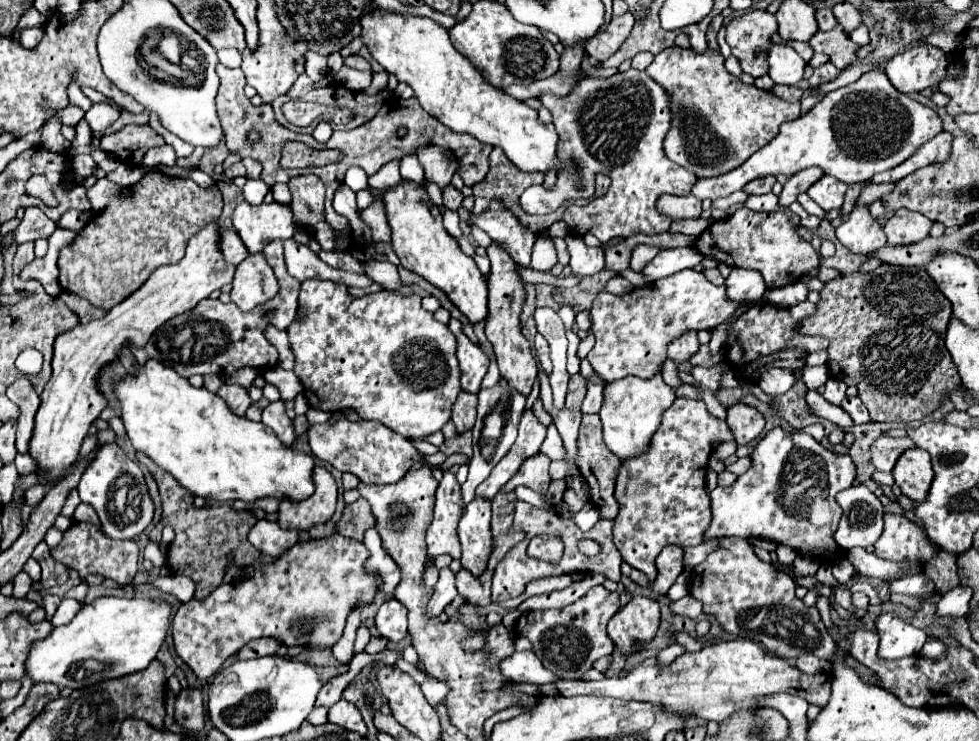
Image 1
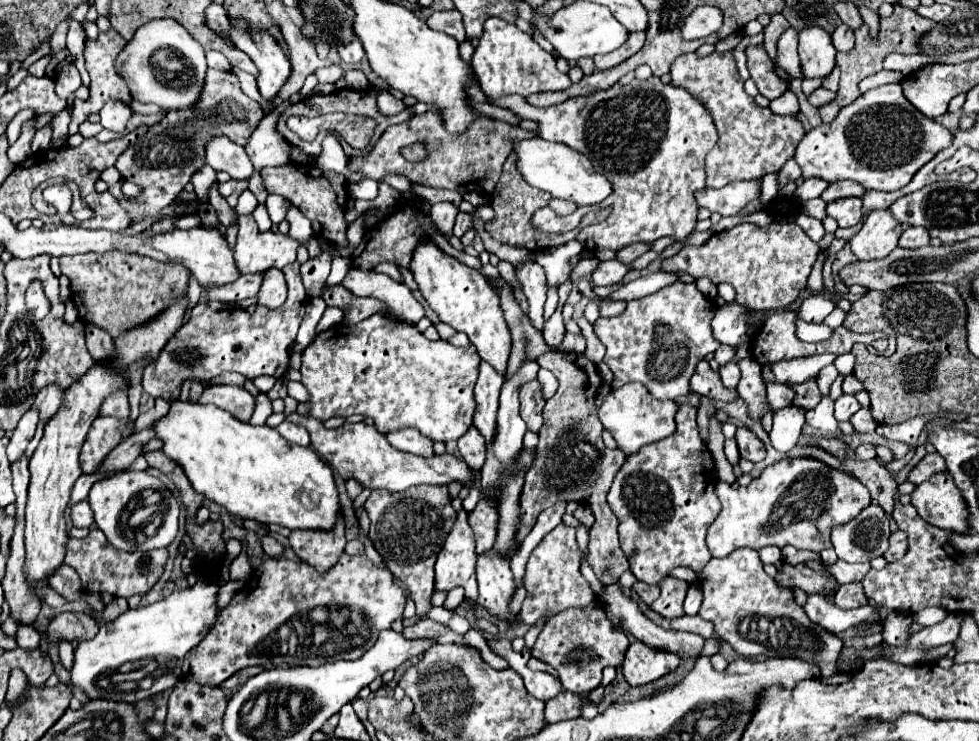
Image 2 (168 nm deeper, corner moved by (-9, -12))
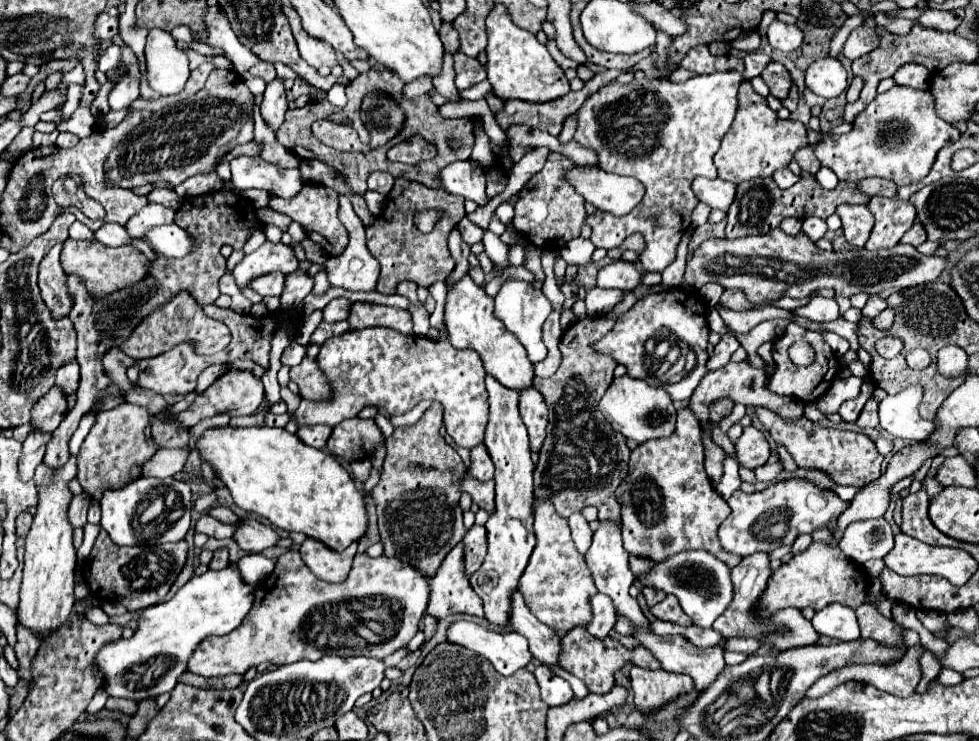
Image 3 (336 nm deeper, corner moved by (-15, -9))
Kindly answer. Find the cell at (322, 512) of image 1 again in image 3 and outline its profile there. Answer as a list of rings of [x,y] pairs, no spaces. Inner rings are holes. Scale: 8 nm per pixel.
[[[306,538],[306,542],[300,546],[300,556],[302,556],[304,564],[320,580],[344,582],[352,568],[352,560],[356,556],[356,544],[348,546],[344,552],[332,552],[318,540]]]

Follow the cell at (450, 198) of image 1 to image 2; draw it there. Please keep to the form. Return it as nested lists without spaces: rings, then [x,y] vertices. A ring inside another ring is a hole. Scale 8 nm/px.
[[[458,213],[456,217],[456,225],[454,225],[454,235],[462,237],[464,231],[472,225],[472,215],[470,213]]]

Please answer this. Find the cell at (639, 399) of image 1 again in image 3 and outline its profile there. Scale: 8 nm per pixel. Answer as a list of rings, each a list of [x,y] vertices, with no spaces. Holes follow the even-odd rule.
[[[628,376],[614,378],[606,394],[598,402],[598,408],[604,414],[604,418],[612,424],[612,428],[616,428],[616,432],[636,440],[638,444],[652,438],[666,438],[674,432],[676,408],[668,392],[664,392],[662,388],[652,388],[642,380],[632,380]]]

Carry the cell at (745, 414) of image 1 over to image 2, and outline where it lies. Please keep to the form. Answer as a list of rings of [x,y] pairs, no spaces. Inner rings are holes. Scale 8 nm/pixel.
[[[738,427],[738,431],[736,431],[736,443],[738,443],[742,459],[748,459],[748,461],[756,463],[756,461],[762,461],[766,457],[764,443],[756,437],[754,431],[750,431],[746,427]]]

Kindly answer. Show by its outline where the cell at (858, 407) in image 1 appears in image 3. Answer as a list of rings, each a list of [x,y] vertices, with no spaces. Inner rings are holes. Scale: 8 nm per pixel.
[[[870,398],[864,406],[864,410],[860,412],[856,424],[860,428],[876,428],[878,426],[878,400],[876,398]]]

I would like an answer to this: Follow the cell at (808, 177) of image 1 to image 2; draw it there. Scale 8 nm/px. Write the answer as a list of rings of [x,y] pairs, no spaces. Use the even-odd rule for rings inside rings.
[[[836,181],[836,183],[830,183],[820,197],[822,197],[826,203],[830,203],[830,201],[836,201],[836,199],[840,199],[840,197],[862,197],[862,193],[864,193],[864,189],[858,187],[858,183]]]

